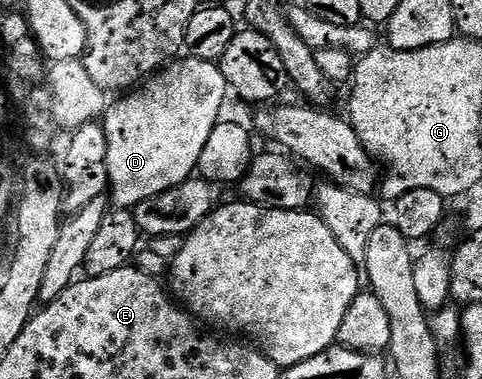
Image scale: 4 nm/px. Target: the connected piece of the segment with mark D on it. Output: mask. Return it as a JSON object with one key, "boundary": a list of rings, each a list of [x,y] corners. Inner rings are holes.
{"boundary":[[[189,57],[179,58],[150,76],[137,89],[123,94],[109,104],[104,112],[107,135],[107,177],[109,194],[114,194],[113,206],[118,209],[133,209],[140,201],[156,197],[197,172],[200,153],[208,142],[215,126],[220,122],[218,114],[222,102],[228,96],[226,78],[218,63],[209,63]]]}

